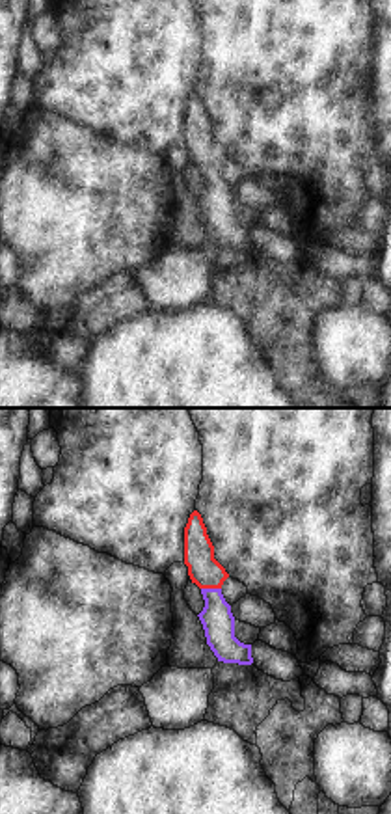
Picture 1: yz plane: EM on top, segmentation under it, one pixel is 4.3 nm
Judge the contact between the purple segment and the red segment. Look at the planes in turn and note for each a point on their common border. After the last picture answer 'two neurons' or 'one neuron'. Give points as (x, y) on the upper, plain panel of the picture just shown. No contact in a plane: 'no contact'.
contact (211, 172)

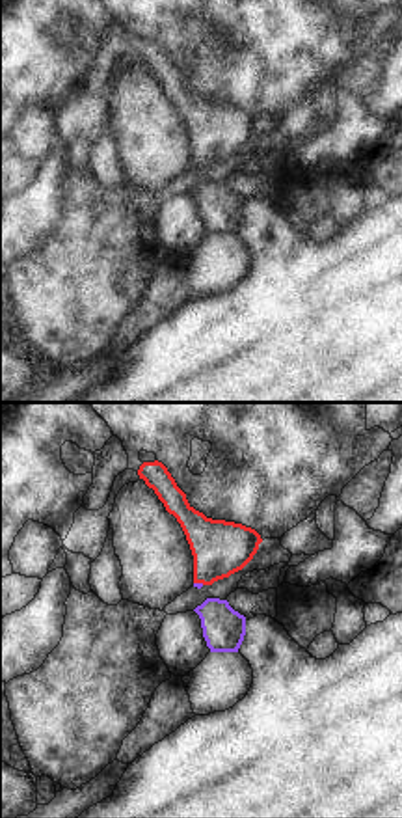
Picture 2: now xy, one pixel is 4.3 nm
contact (200, 166)

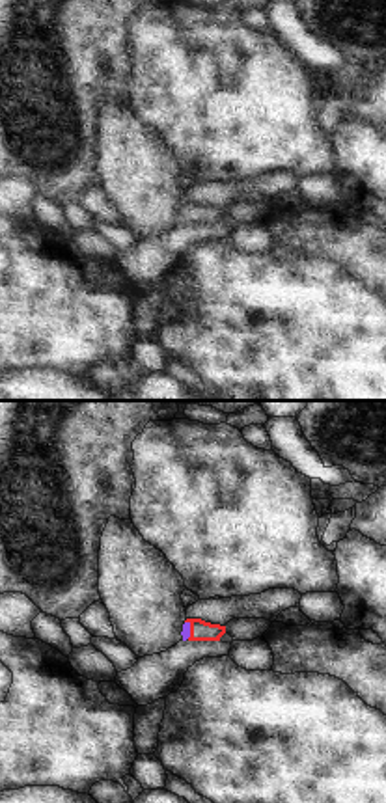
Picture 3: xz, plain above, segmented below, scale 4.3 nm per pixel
contact (189, 213)

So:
one neuron

